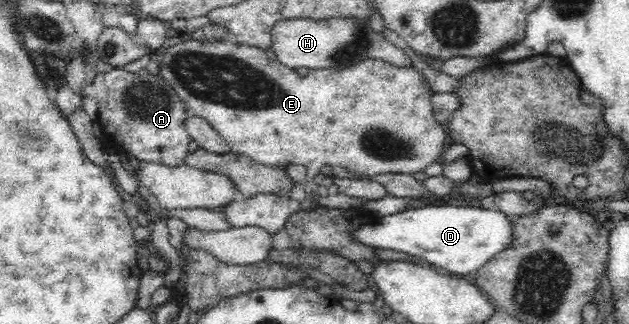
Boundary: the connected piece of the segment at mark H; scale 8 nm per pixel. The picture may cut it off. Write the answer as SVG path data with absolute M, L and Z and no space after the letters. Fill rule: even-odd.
M297 17L297 19L277 21L271 27L270 48L282 65L293 70L305 67L342 71L369 59L382 60L403 68L412 65L408 55L391 44L385 33L373 30L368 20L354 19L354 17L329 17L325 20Z

